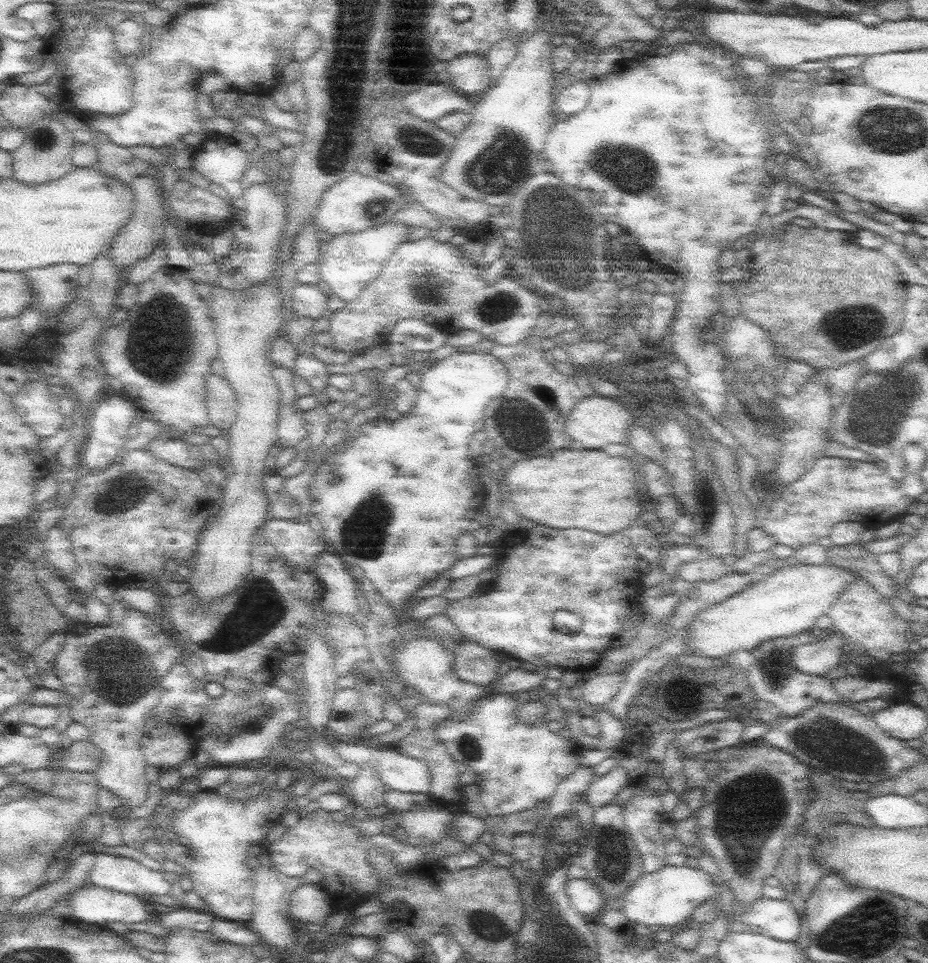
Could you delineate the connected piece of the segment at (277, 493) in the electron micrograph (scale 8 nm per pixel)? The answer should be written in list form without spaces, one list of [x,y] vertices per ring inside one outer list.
[[[278,473],[267,475],[264,481],[265,494],[270,508],[269,520],[292,521],[298,518],[300,504],[286,491],[286,479]]]

